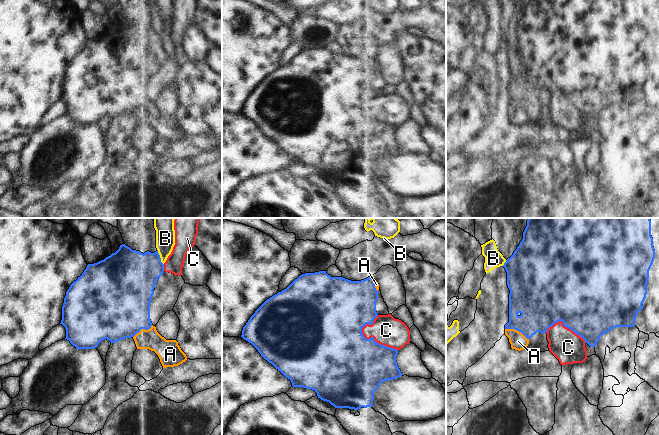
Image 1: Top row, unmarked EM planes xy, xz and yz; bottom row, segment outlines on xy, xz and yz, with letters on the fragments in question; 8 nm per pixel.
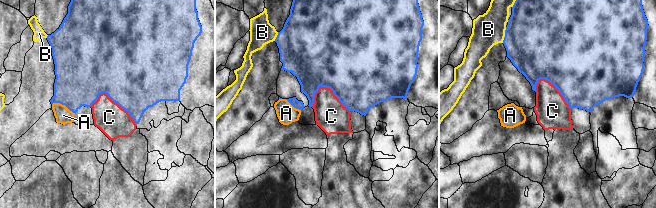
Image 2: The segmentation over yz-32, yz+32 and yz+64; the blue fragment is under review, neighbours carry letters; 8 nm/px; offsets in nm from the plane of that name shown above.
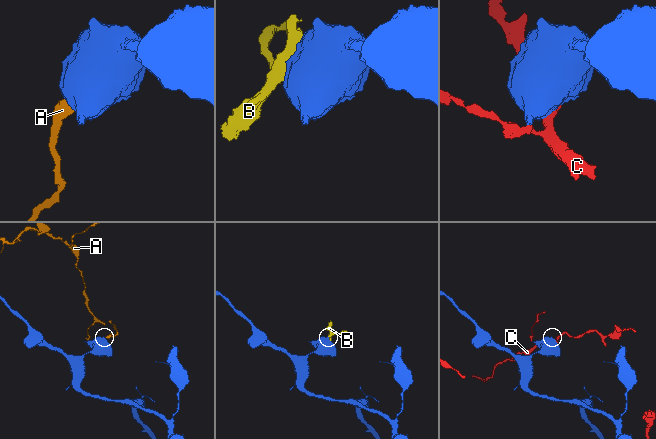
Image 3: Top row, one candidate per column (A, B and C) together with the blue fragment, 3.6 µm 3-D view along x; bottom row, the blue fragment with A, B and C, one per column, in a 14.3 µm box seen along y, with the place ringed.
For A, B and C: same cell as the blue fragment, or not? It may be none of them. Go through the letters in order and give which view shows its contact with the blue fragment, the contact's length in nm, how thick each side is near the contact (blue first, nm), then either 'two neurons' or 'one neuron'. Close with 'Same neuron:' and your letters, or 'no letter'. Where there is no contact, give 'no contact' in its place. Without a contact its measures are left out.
A: yz | 220 nm | 320/140 nm | two neurons
B: xy | 140 nm | 380/160 nm | two neurons
C: xz | 340 nm | 480/240 nm | two neurons
Same neuron: no letter

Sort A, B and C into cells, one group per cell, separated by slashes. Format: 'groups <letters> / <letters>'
groups A / B / C

